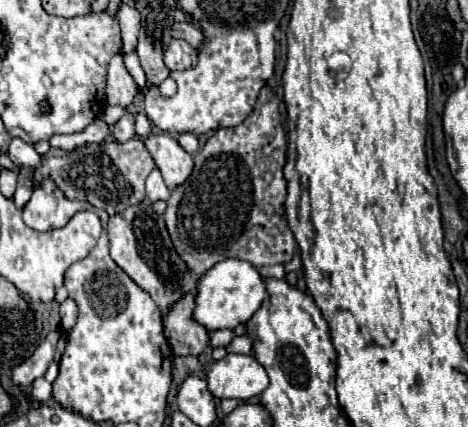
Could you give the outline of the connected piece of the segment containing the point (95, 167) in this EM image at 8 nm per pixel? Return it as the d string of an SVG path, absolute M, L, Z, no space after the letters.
M137 137L125 143L91 143L75 151L49 149L49 153L43 155L43 165L35 171L35 185L39 183L39 177L47 177L47 173L51 173L53 181L59 185L59 189L63 189L63 193L67 193L67 197L89 201L93 207L115 215L127 209L127 205L137 205L145 199L145 179L155 167L153 157Z

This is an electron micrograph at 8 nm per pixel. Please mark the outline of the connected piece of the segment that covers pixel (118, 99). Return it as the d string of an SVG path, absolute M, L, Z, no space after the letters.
M117 53L109 61L107 69L107 87L105 87L105 97L109 105L121 105L129 107L133 103L133 97L139 93L133 77L123 65L123 57Z

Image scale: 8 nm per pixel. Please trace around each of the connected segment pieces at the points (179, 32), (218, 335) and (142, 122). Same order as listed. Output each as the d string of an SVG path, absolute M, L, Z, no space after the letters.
M185 21L185 23L173 23L171 25L171 35L173 37L179 37L179 39L185 39L189 45L193 45L195 49L199 49L199 45L203 43L203 33L201 29L191 23L191 21Z
M223 329L223 331L213 331L211 335L209 335L209 345L211 347L227 347L229 343L231 343L231 339L233 339L235 335L233 335L233 331L231 329Z
M137 113L135 115L135 133L139 135L139 137L147 137L147 135L151 135L151 123L149 123L149 119L147 119L147 115L145 113Z

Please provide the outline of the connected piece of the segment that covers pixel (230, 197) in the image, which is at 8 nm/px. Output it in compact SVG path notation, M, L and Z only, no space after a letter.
M269 87L261 89L255 109L241 125L229 129L217 129L207 139L205 147L197 151L193 173L183 185L173 189L171 199L167 201L167 211L163 215L175 251L193 273L203 275L207 273L207 269L211 269L211 265L227 257L233 259L237 257L241 261L251 263L253 267L291 261L295 251L295 237L285 221L285 209L283 209L287 197L287 181L283 177L285 151L287 151L287 137L283 123L279 119L279 99Z

